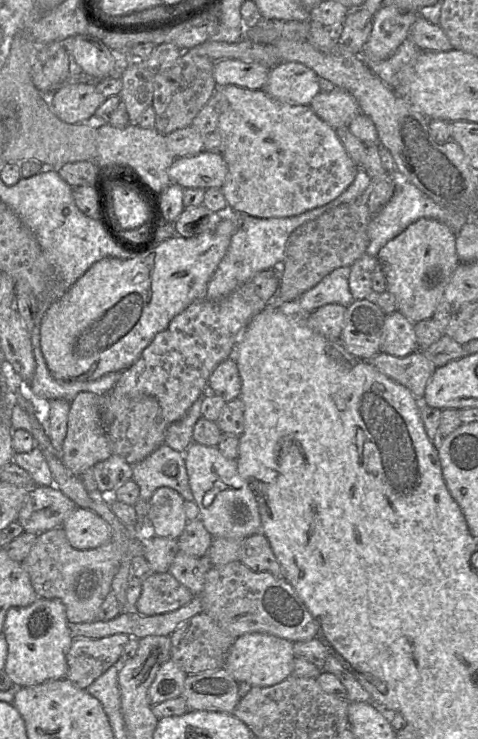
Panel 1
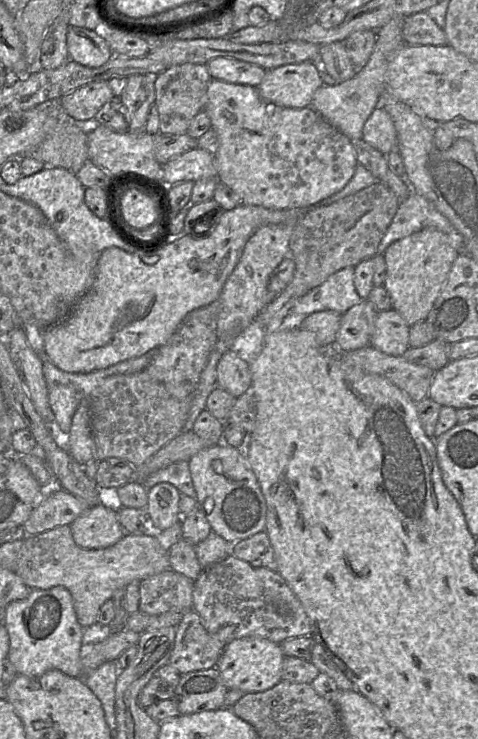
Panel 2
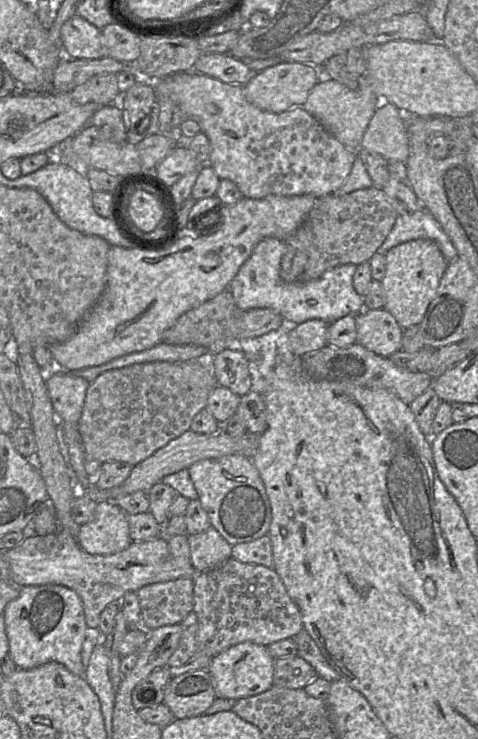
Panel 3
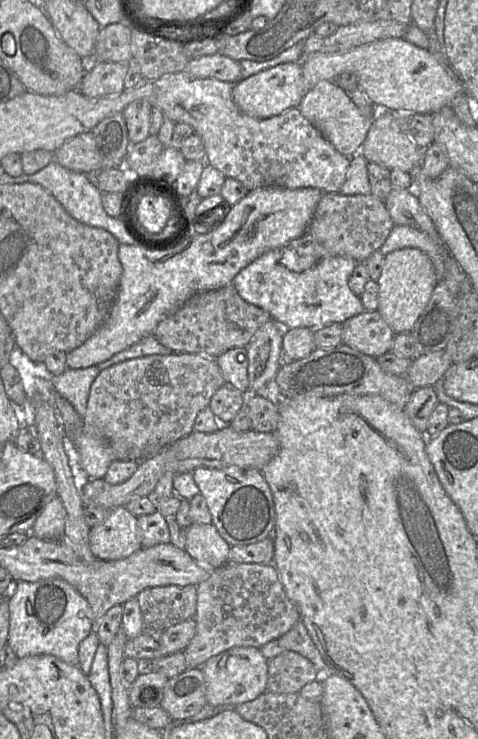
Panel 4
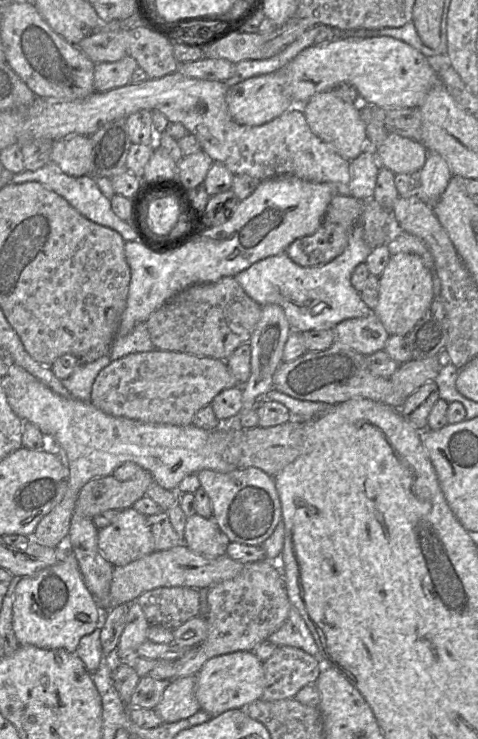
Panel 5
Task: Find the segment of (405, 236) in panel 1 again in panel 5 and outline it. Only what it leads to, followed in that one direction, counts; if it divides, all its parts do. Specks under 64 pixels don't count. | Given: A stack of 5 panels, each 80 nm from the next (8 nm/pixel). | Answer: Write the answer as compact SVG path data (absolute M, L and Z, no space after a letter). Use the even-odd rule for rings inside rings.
M411 253L391 255L379 278L378 303L372 311L389 335L405 336L422 318L434 298L431 271Z

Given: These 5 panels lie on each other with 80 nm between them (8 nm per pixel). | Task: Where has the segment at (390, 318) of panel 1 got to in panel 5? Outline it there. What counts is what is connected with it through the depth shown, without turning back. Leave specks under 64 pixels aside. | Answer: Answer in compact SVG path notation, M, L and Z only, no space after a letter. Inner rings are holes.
M372 312L366 317L351 318L334 328L334 344L341 344L362 354L383 350L389 334Z

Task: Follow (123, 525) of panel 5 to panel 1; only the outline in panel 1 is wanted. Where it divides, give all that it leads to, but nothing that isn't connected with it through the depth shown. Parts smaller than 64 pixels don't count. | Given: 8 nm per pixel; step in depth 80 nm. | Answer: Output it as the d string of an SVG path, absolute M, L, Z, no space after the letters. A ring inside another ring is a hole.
M76 507L64 520L64 529L70 545L78 550L98 548L111 541L110 525L91 510Z

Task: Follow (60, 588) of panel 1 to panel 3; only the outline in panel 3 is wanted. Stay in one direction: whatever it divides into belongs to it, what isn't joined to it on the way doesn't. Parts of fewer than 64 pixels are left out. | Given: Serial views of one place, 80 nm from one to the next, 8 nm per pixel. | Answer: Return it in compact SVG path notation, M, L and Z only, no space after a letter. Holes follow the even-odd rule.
M65 530L26 537L21 544L3 552L9 567L11 582L18 587L56 584L73 590L81 599L86 625L99 630L99 617L110 603L120 603L127 592L141 587L172 580L194 577L197 572L191 562L174 557L165 537L132 541L121 552L111 555L92 555L82 550L76 539Z

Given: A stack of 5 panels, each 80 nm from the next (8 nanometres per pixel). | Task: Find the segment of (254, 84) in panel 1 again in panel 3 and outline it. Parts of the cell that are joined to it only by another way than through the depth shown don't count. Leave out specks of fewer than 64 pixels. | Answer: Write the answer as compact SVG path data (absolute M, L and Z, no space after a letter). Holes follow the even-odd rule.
M230 53L202 54L193 65L193 70L232 85L246 85L256 74Z

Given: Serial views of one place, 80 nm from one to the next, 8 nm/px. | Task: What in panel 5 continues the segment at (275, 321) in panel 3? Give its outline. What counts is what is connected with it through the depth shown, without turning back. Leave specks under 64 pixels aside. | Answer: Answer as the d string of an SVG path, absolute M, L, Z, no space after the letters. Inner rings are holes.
M234 277L192 285L168 300L147 319L146 327L157 350L188 353L199 357L227 360L243 343L248 343L260 319L262 306L252 300Z

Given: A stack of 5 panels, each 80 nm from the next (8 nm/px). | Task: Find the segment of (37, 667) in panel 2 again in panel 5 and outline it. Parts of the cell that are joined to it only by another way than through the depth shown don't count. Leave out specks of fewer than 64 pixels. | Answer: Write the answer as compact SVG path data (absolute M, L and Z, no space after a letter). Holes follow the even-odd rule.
M66 543L58 547L65 554L62 561L17 583L12 604L12 629L19 645L76 653L83 636L102 628L103 612L86 587L74 554Z

